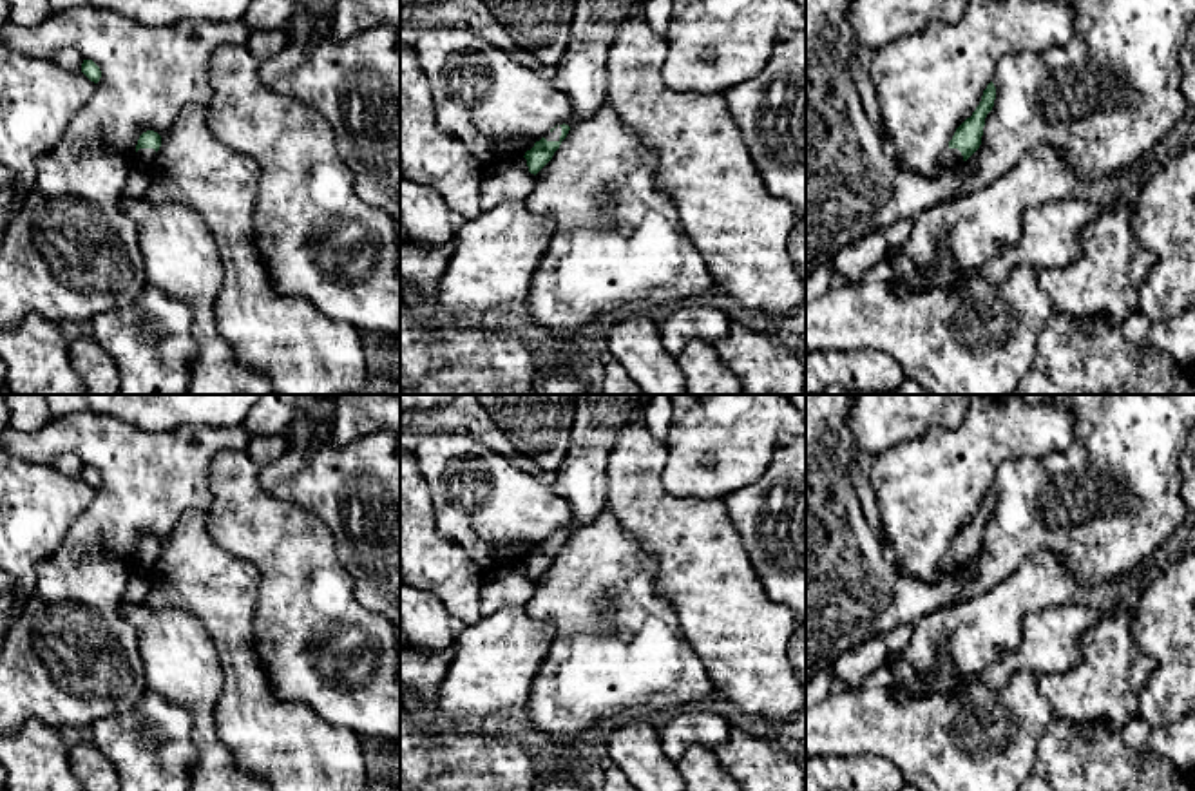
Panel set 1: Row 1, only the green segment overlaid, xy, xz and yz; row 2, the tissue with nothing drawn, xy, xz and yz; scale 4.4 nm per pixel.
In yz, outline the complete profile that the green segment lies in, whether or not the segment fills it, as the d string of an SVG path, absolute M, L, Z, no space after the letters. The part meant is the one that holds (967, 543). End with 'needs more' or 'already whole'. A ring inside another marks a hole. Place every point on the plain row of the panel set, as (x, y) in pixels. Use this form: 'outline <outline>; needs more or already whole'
outline M990 487L983 496L981 507L954 538L952 545L949 547L949 554L945 556L940 574L954 572L961 567L967 567L981 550L985 523L992 516L996 505L996 492Z; needs more

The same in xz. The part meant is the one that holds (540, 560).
outline M556 530L540 547L534 548L531 556L525 558L527 572L531 579L538 579L559 554L561 547L567 543L570 532Z; needs more

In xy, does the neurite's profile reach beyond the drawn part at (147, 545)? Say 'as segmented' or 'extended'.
extended

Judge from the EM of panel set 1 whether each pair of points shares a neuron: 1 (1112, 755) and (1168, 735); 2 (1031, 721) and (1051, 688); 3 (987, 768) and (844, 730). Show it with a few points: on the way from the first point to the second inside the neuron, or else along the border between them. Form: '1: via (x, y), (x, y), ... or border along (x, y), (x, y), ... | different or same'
1: border along (1141, 748), (1166, 759), (1175, 768) | different
2: border along (1038, 677), (1038, 688), (1056, 717) | different
3: via (951, 748), (922, 737), (880, 730) | same

